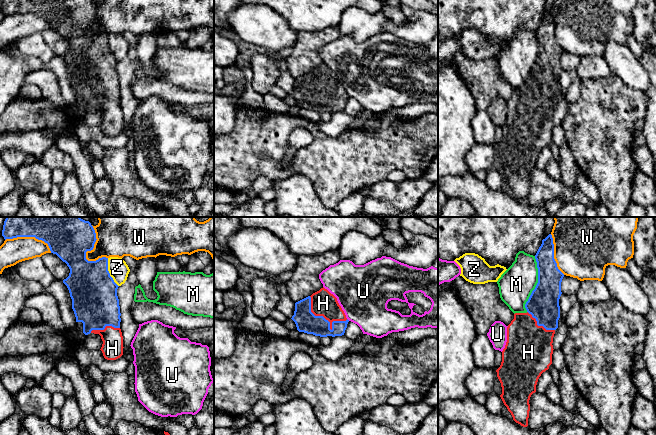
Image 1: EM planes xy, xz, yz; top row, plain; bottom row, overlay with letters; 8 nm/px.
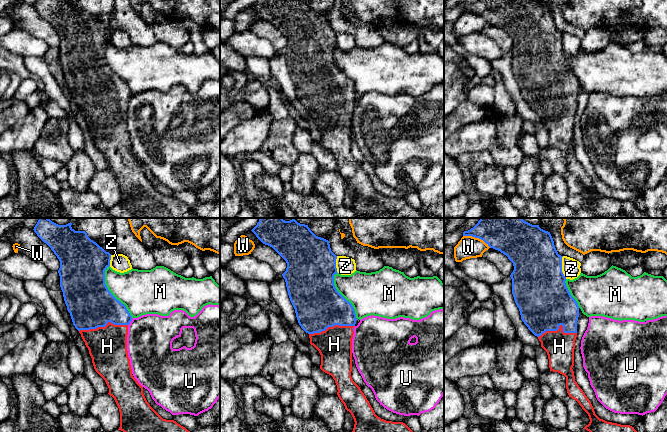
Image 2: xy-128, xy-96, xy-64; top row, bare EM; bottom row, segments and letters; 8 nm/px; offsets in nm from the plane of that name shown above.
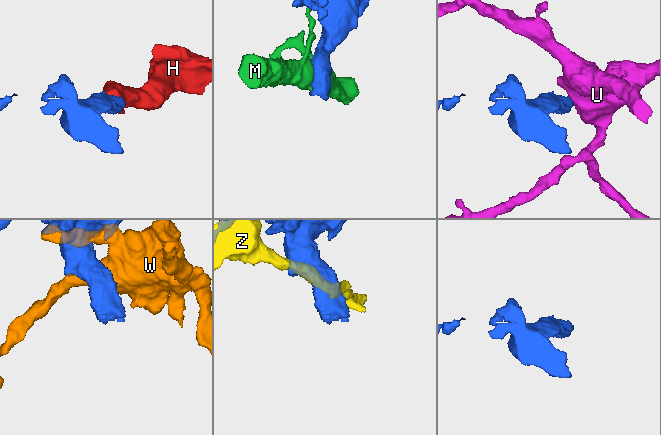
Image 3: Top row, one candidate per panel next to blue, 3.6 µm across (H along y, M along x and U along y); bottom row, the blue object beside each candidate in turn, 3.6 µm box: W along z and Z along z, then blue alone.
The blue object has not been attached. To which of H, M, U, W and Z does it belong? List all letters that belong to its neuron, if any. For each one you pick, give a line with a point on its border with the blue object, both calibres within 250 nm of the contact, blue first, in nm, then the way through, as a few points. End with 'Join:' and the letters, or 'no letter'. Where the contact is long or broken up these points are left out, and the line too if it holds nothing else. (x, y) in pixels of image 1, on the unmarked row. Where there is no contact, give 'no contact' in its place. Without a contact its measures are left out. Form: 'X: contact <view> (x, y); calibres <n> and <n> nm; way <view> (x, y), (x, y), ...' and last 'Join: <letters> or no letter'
H: contact xz (322, 92); calibres 170 and 200 nm; way xz (305, 96), (309, 92), (322, 92), (323, 79)
Join: H

